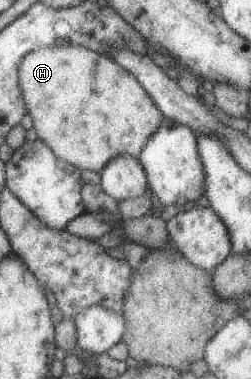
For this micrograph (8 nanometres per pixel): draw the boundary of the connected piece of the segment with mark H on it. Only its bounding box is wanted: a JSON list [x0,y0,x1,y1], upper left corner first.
[19,45,165,173]

